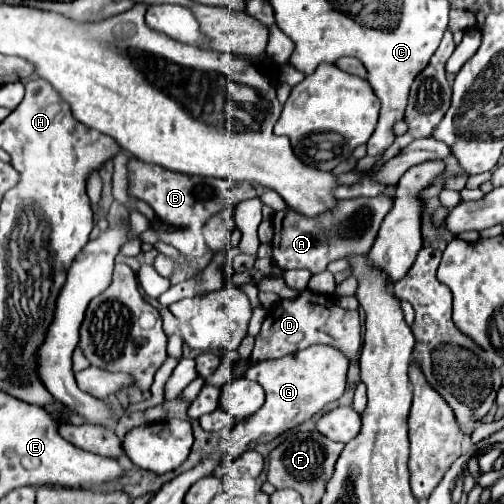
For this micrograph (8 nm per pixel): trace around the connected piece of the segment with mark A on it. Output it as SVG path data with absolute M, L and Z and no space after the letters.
M381 194L375 198L351 198L341 200L339 206L331 214L321 214L319 218L303 218L295 214L295 210L287 208L273 216L275 240L273 240L273 260L277 266L291 268L307 268L313 274L323 272L331 260L349 258L351 254L365 254L371 250L379 224L387 216L393 206L393 198Z

